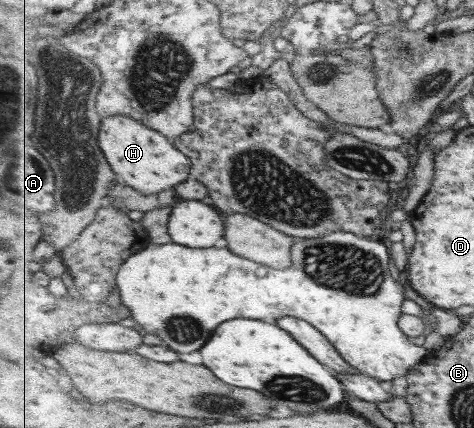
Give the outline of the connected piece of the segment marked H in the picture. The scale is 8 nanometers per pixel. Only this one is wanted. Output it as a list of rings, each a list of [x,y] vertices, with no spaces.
[[[128,115],[103,118],[99,147],[120,181],[144,194],[175,189],[191,176],[189,156],[175,147],[166,135]]]

